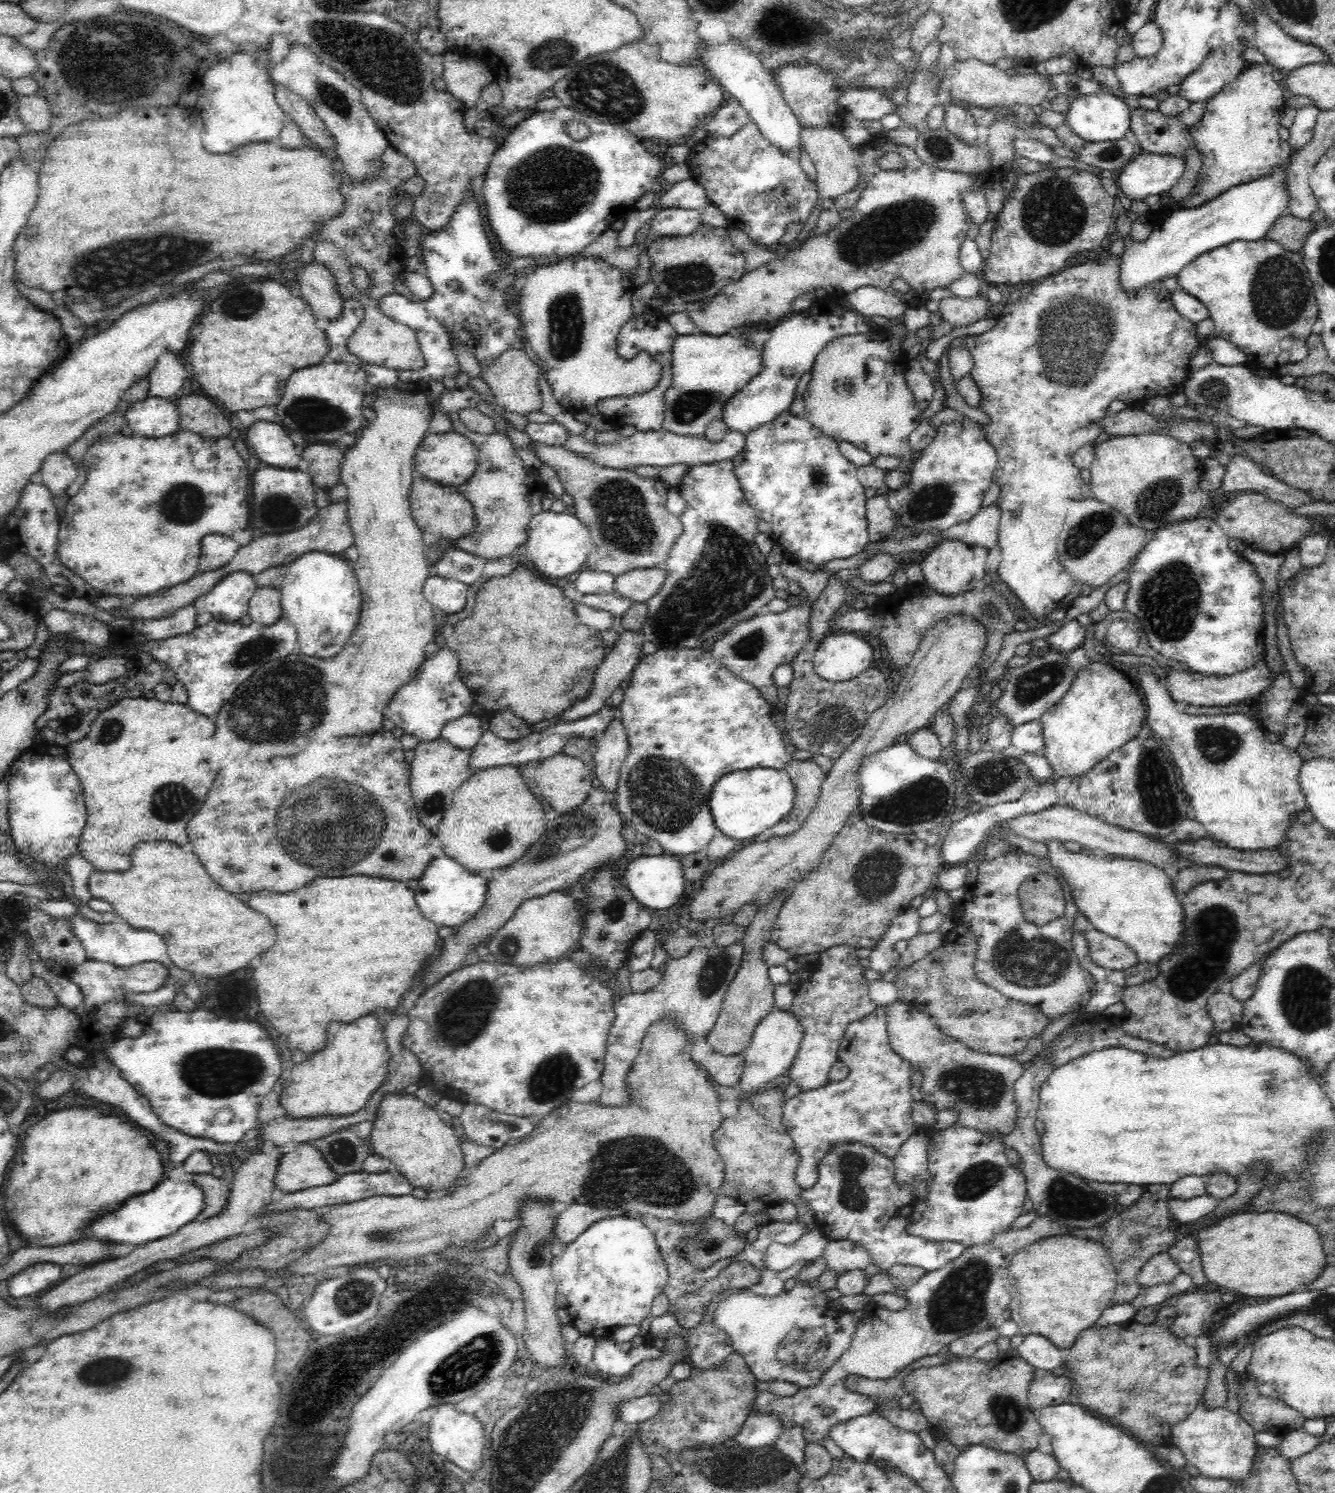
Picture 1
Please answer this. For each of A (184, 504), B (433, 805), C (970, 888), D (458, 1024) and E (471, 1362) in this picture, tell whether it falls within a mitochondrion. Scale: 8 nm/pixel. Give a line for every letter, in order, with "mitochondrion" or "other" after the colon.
A: mitochondrion
B: mitochondrion
C: other
D: mitochondrion
E: mitochondrion

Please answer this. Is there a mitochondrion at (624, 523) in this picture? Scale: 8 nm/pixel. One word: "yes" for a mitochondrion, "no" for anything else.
yes

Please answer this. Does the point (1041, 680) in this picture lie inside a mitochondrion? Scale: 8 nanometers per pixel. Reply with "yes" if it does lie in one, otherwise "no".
yes

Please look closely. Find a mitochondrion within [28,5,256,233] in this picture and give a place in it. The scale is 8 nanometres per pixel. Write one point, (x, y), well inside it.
(73, 39)

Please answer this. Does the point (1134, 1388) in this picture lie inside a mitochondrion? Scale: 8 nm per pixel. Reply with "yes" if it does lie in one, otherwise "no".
yes

